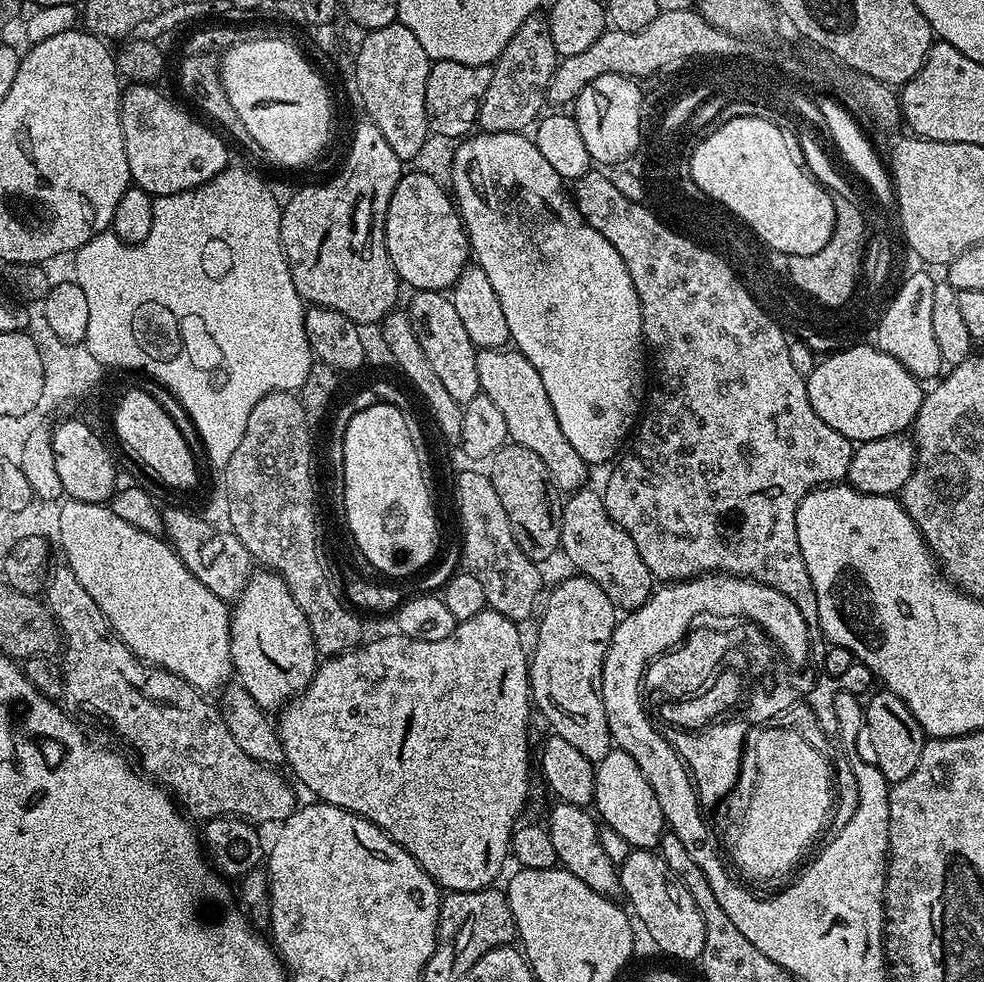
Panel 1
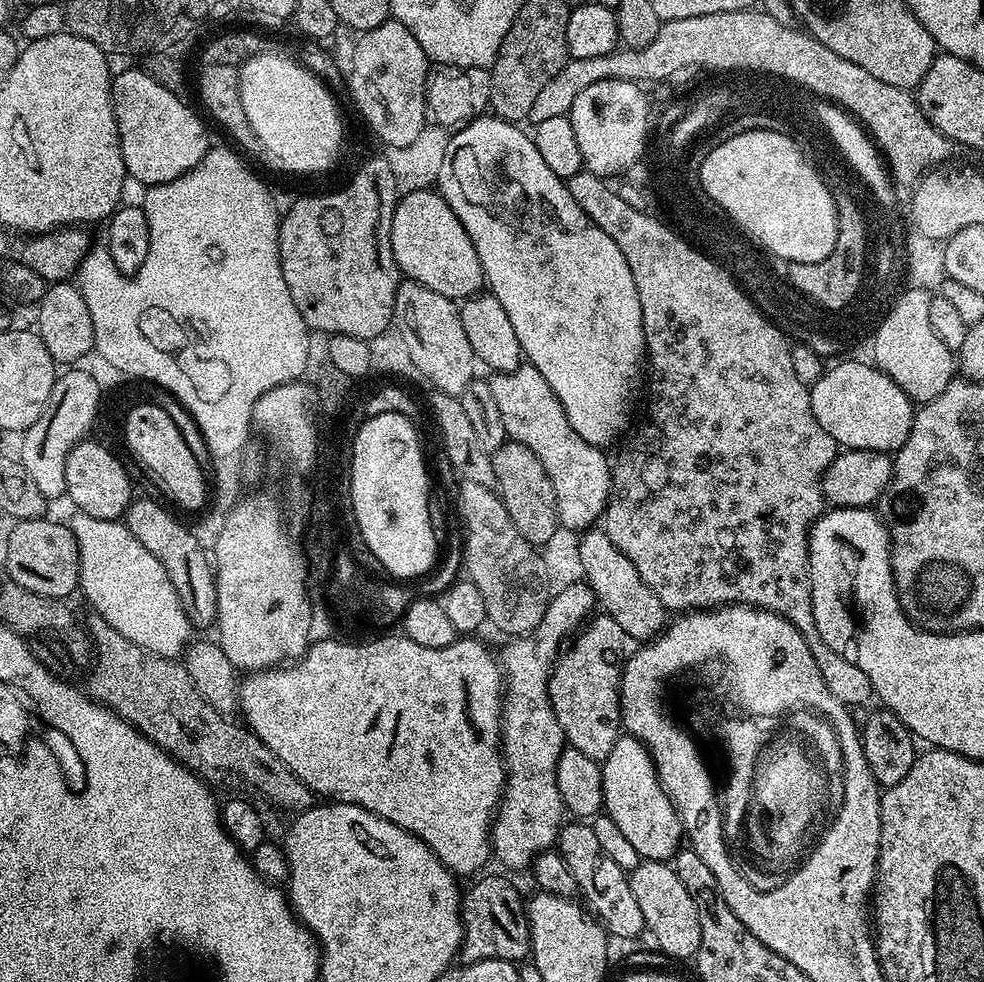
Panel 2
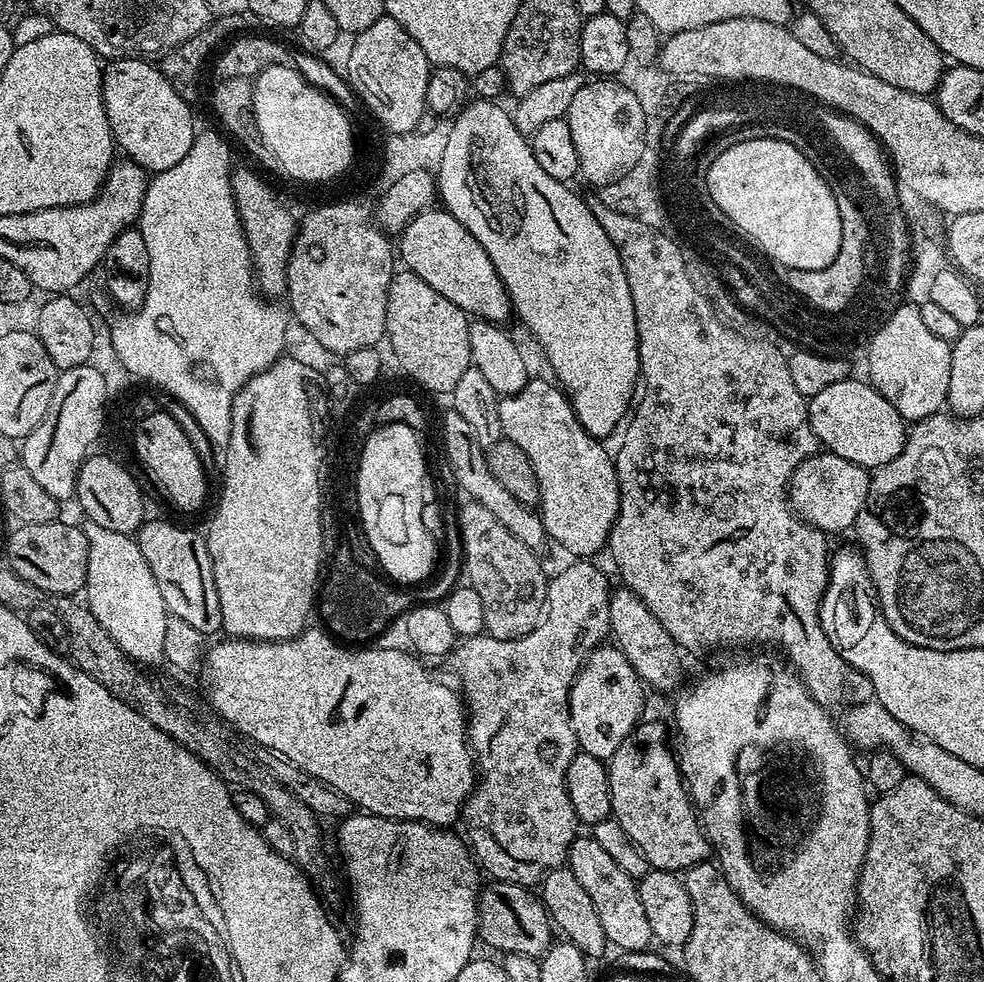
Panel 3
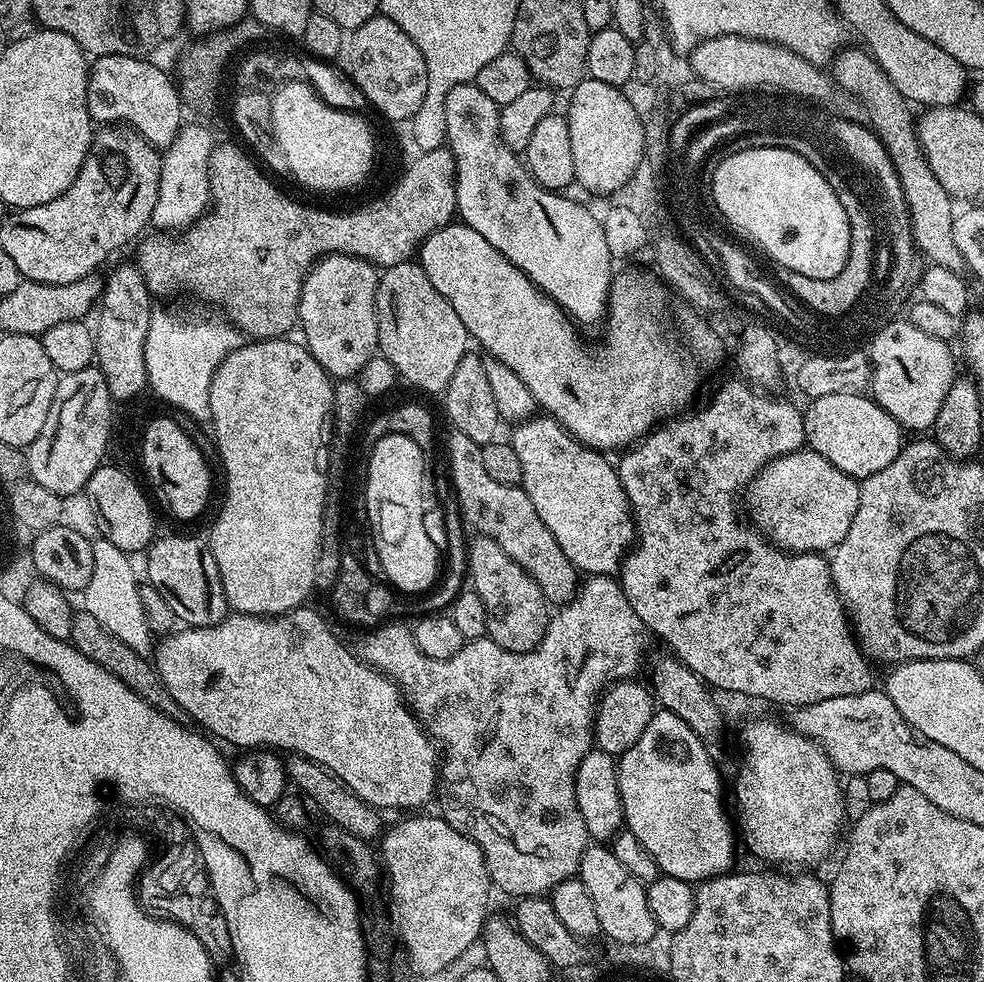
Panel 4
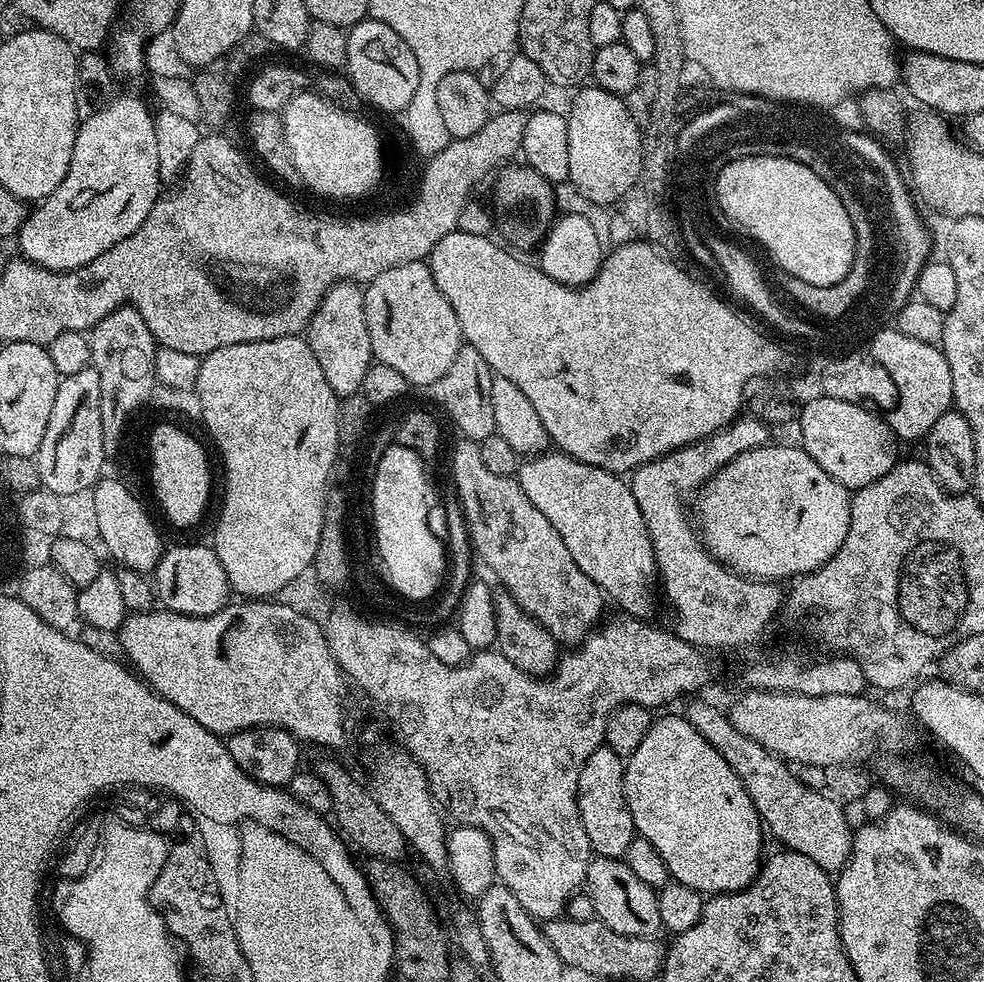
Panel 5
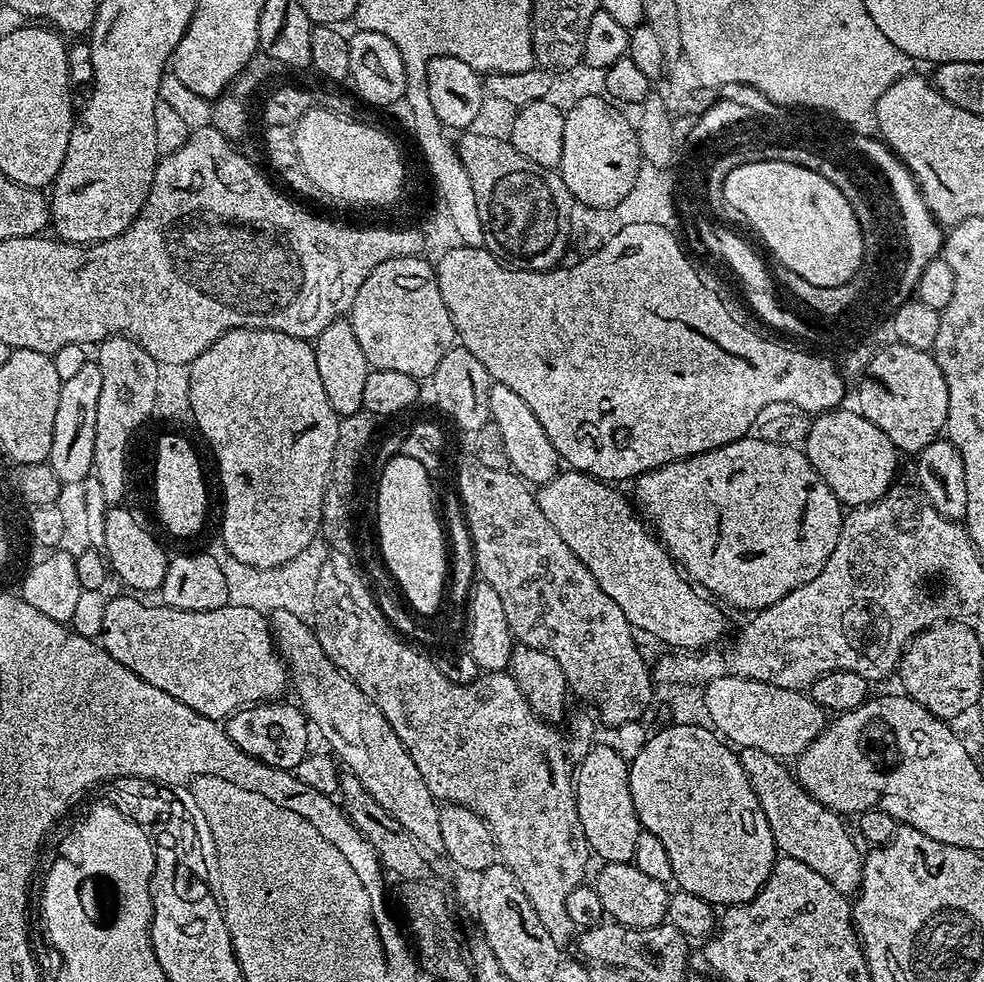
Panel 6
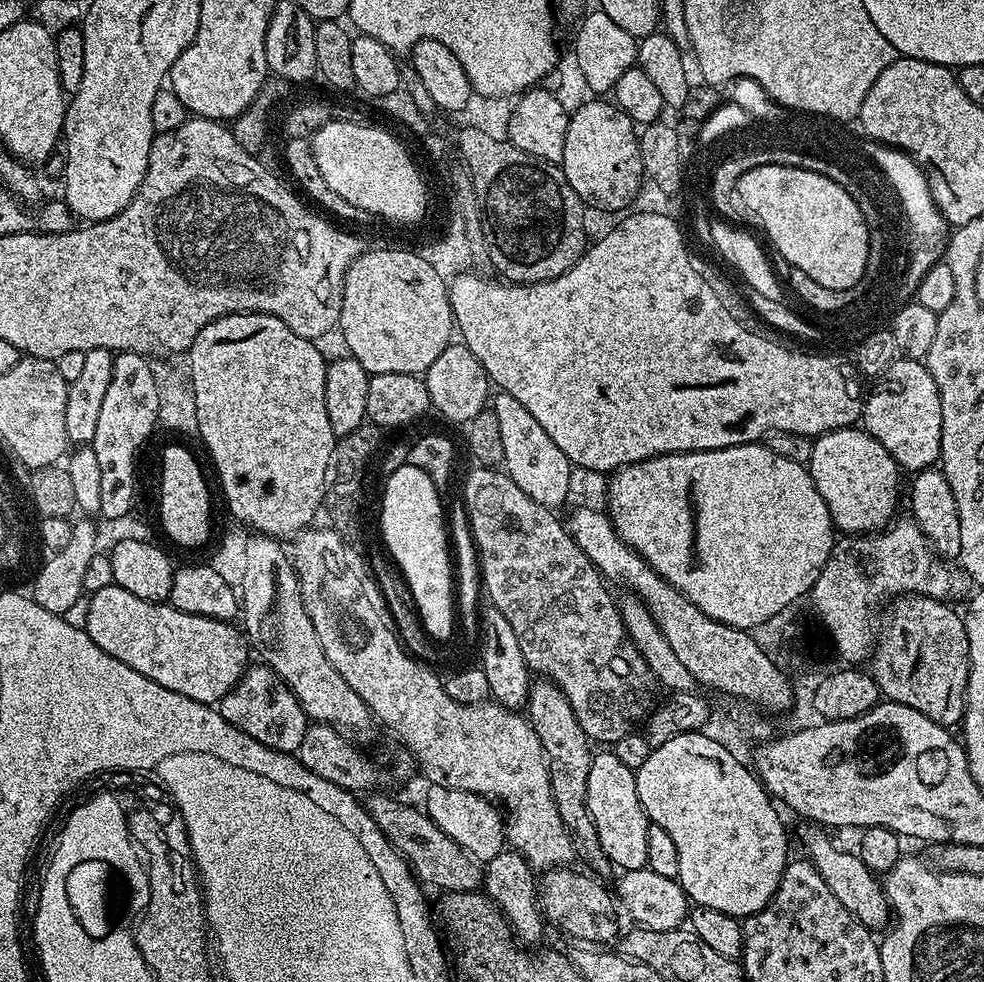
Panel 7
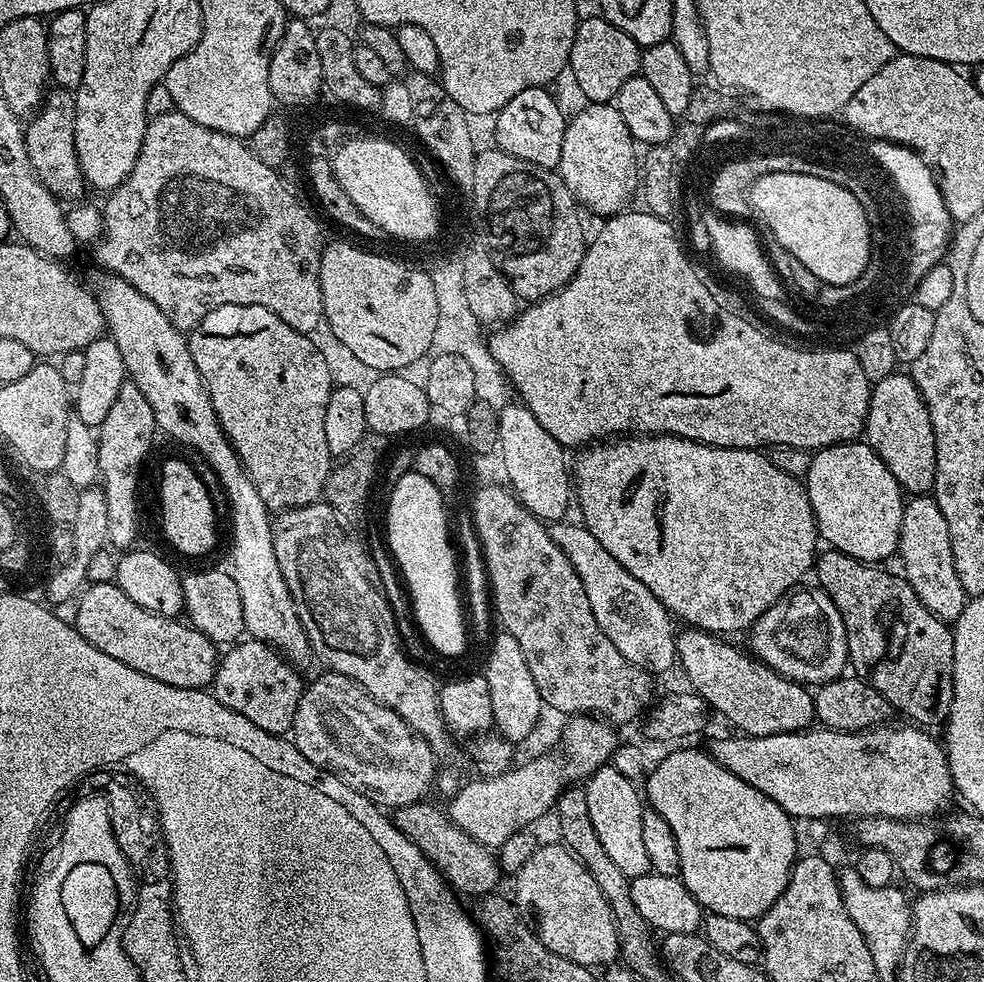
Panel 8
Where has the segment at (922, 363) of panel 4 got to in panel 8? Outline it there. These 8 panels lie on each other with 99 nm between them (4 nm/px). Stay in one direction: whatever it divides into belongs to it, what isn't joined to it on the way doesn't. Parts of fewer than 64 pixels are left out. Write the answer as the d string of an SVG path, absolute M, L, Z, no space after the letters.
M896 370L892 375L872 384L868 417L864 423L863 439L886 462L890 474L908 494L928 494L936 482L936 443L930 414L920 397L911 375Z

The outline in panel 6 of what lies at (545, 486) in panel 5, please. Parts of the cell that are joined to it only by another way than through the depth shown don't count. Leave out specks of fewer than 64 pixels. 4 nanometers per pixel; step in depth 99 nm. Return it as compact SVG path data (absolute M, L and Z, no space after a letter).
M561 470L550 482L539 485L535 494L538 506L542 506L542 514L546 514L550 526L558 530L562 542L566 542L566 546L574 550L586 570L594 574L594 582L598 582L598 586L602 586L602 590L614 598L614 603L621 608L622 614L626 614L633 629L641 633L649 632L654 639L669 644L667 647L672 650L698 652L719 645L722 638L729 635L725 609L693 587L663 544L650 531L649 525L638 515L633 501L629 497L628 501L622 493L612 488L615 487L611 483L595 480L585 472Z

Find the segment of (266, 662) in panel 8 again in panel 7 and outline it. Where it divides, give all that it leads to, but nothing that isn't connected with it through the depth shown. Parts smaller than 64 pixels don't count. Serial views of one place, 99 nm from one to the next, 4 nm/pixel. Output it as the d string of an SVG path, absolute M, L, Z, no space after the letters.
M263 662L253 663L245 671L232 691L220 699L218 710L226 722L238 726L238 730L250 734L250 738L258 738L258 742L262 742L262 746L270 746L270 750L299 753L302 738L310 727L308 716L290 686L286 686L284 679Z

